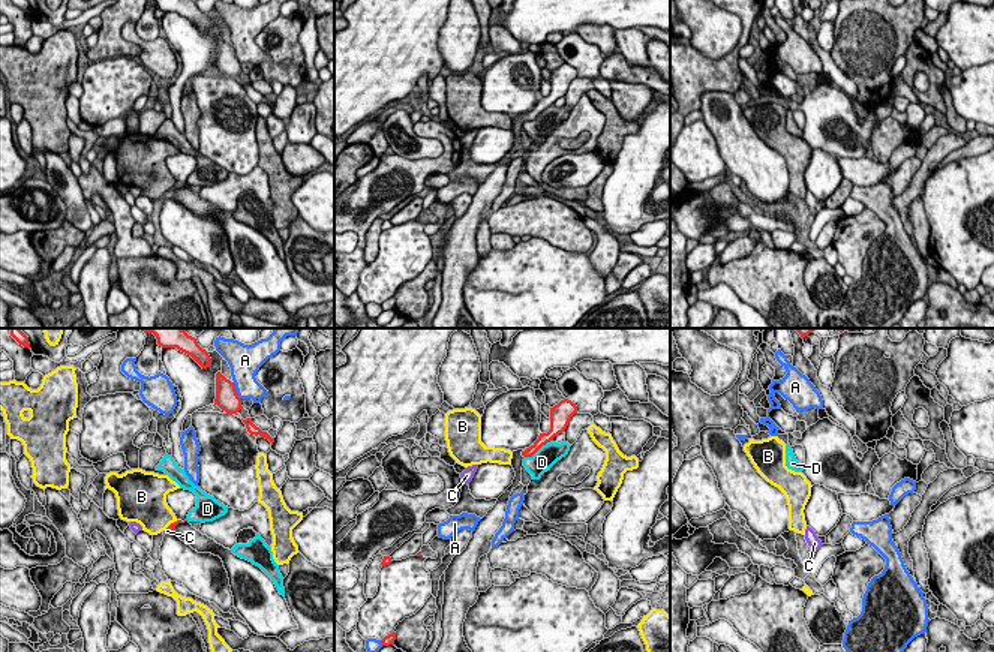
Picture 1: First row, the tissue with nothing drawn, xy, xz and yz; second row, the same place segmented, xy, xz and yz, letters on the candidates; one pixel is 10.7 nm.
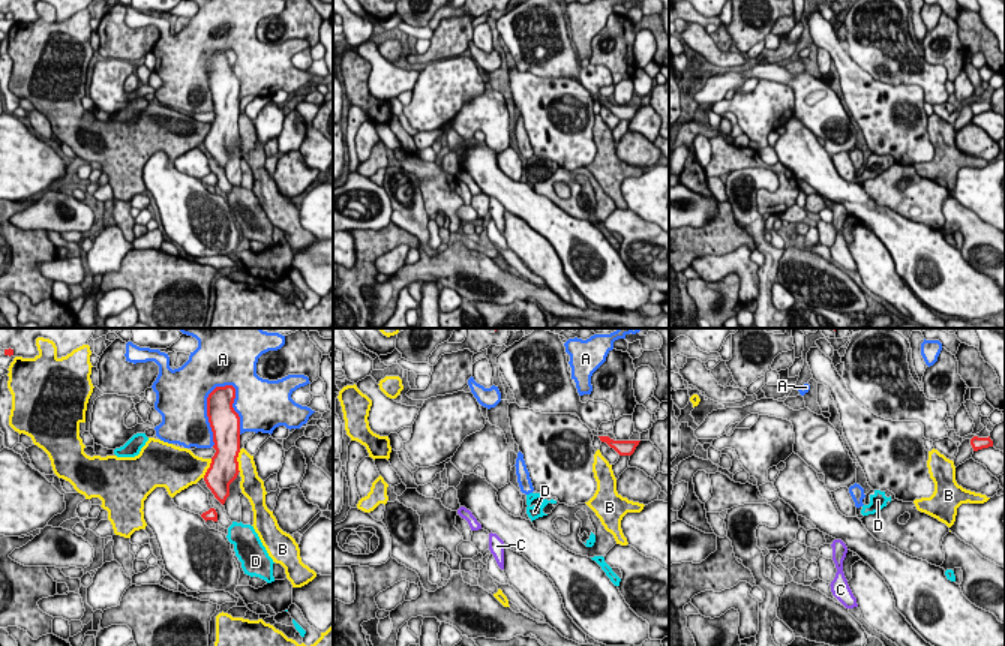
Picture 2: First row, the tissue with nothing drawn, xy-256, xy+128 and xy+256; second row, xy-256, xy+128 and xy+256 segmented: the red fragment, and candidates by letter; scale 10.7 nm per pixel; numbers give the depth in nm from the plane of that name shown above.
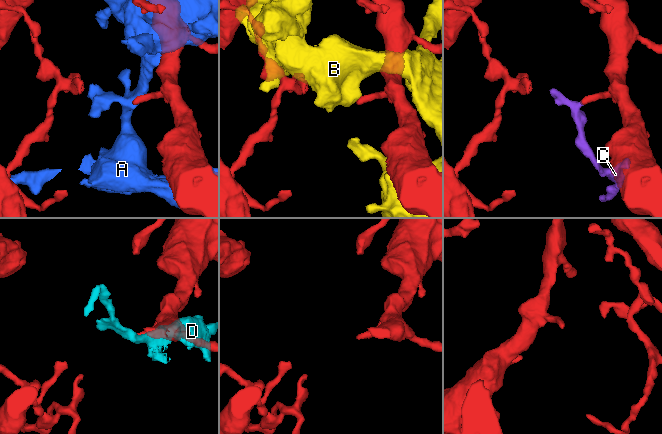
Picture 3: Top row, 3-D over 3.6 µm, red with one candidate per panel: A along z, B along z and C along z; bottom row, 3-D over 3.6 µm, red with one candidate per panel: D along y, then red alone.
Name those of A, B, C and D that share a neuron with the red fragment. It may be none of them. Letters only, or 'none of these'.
C

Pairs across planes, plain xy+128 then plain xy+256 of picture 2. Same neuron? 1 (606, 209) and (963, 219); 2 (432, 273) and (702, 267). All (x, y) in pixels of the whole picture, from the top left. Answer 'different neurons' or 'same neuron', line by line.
1: different neurons
2: different neurons

